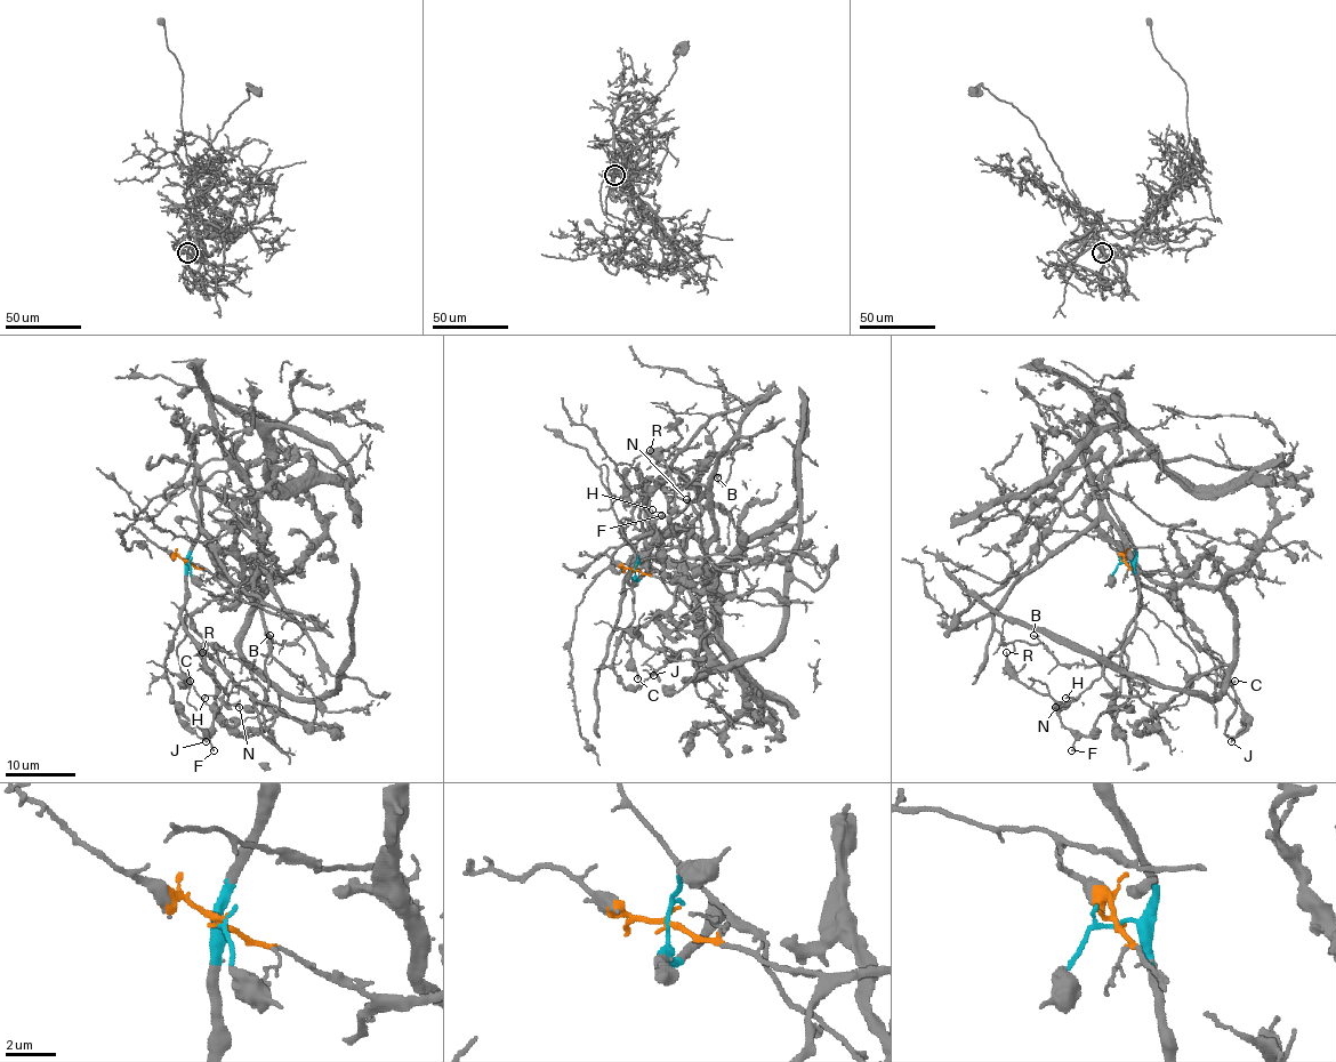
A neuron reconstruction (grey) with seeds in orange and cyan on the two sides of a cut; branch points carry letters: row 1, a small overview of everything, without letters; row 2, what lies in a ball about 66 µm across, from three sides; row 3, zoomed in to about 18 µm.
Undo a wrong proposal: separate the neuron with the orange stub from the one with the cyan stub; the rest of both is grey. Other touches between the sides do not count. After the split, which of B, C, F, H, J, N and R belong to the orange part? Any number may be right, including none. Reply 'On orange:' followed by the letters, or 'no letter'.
On orange: B, J

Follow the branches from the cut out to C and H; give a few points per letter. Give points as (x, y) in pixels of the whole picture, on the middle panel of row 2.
C: (635, 569), (635, 619), (625, 635), (638, 678)
H: (635, 569), (633, 582), (629, 579), (635, 570), (678, 545), (673, 523), (652, 509)

